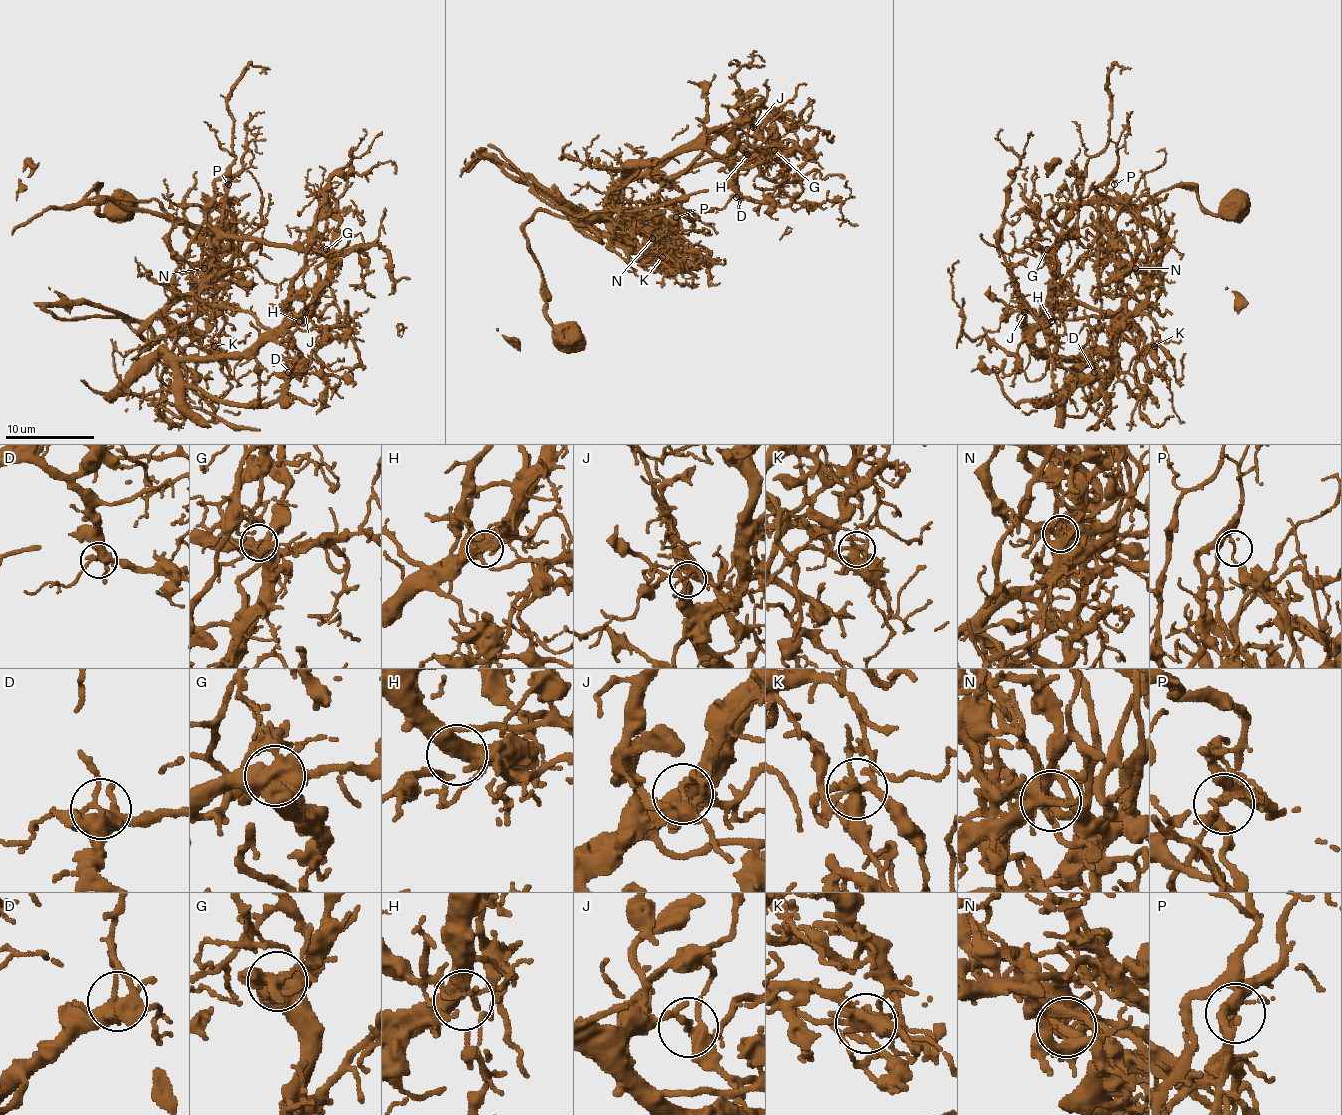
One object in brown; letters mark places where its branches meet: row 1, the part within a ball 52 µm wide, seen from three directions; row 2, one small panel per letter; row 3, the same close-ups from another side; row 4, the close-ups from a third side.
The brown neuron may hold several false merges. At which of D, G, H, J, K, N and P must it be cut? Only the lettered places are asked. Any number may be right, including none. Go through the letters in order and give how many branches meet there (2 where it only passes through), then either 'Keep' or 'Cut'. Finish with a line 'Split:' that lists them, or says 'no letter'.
D: Branches: 5. Keep
G: Branches: 5. Keep
H: Branches: 4. Keep
J: Branches: 5. Cut
K: Branches: 8. Cut
N: Branches: 7. Cut
P: Branches: 4. Cut
Split: J, K, N, P

